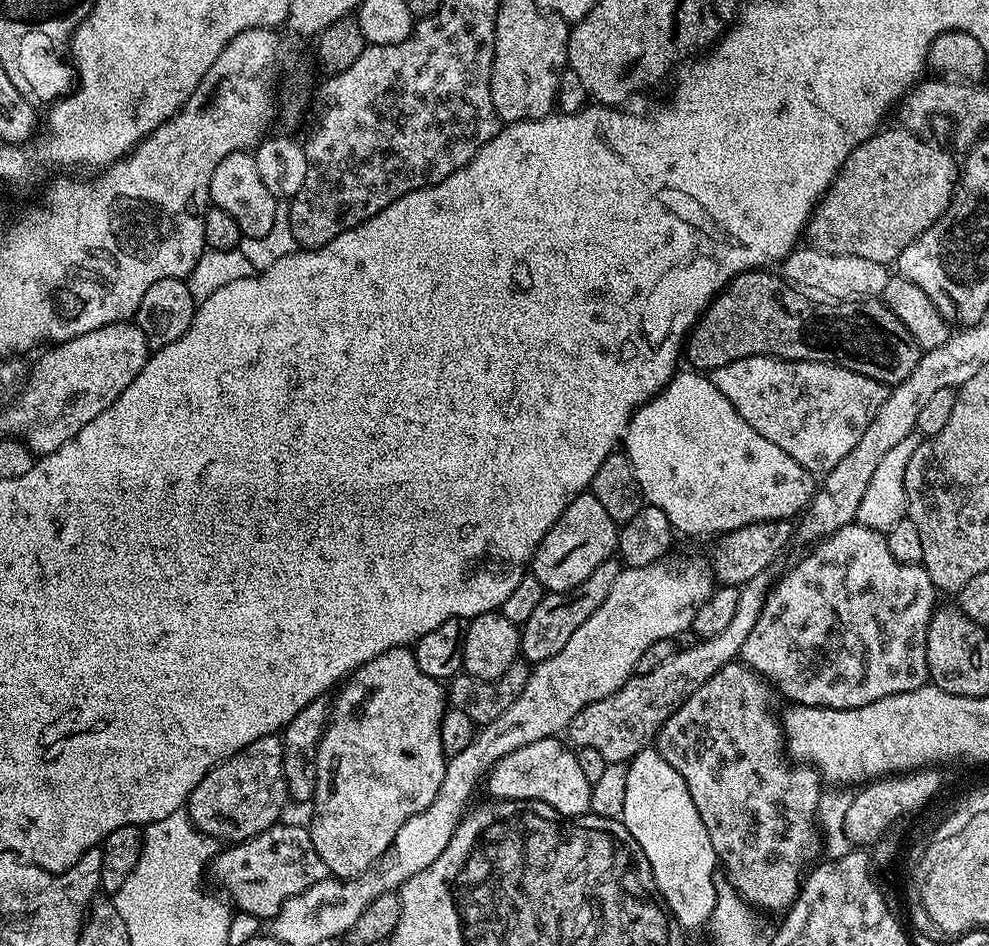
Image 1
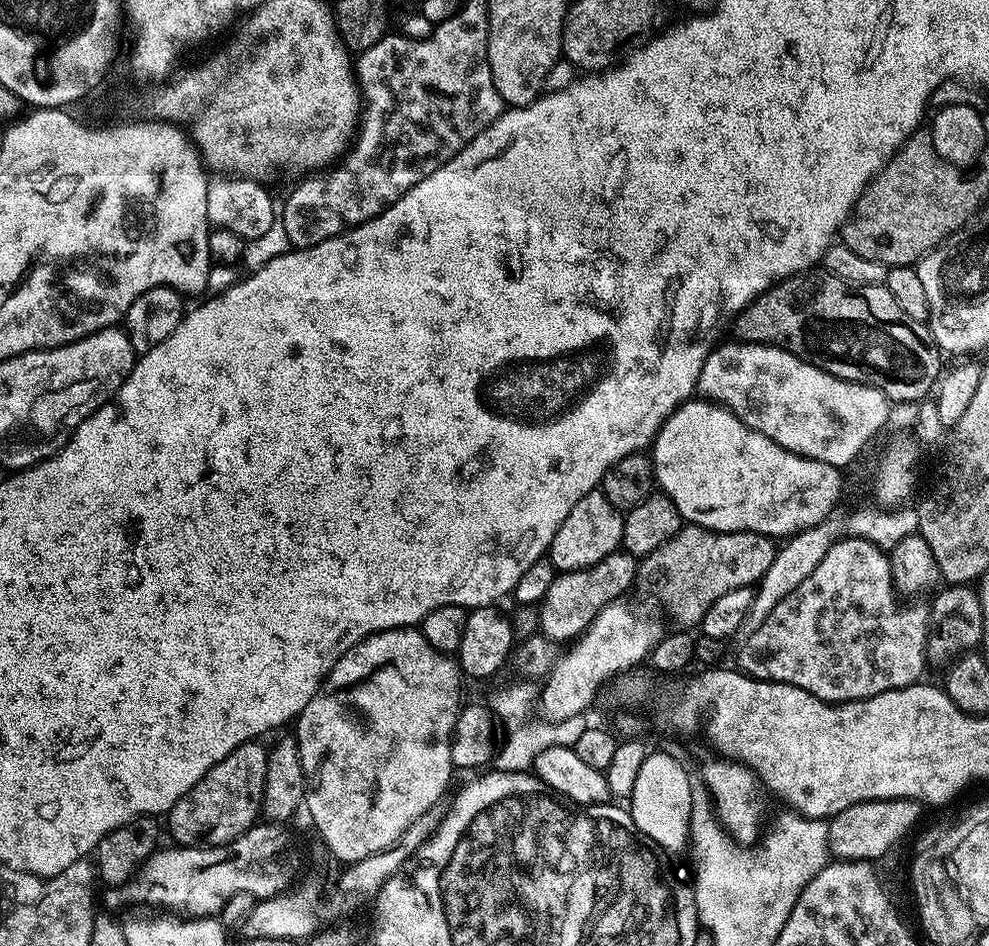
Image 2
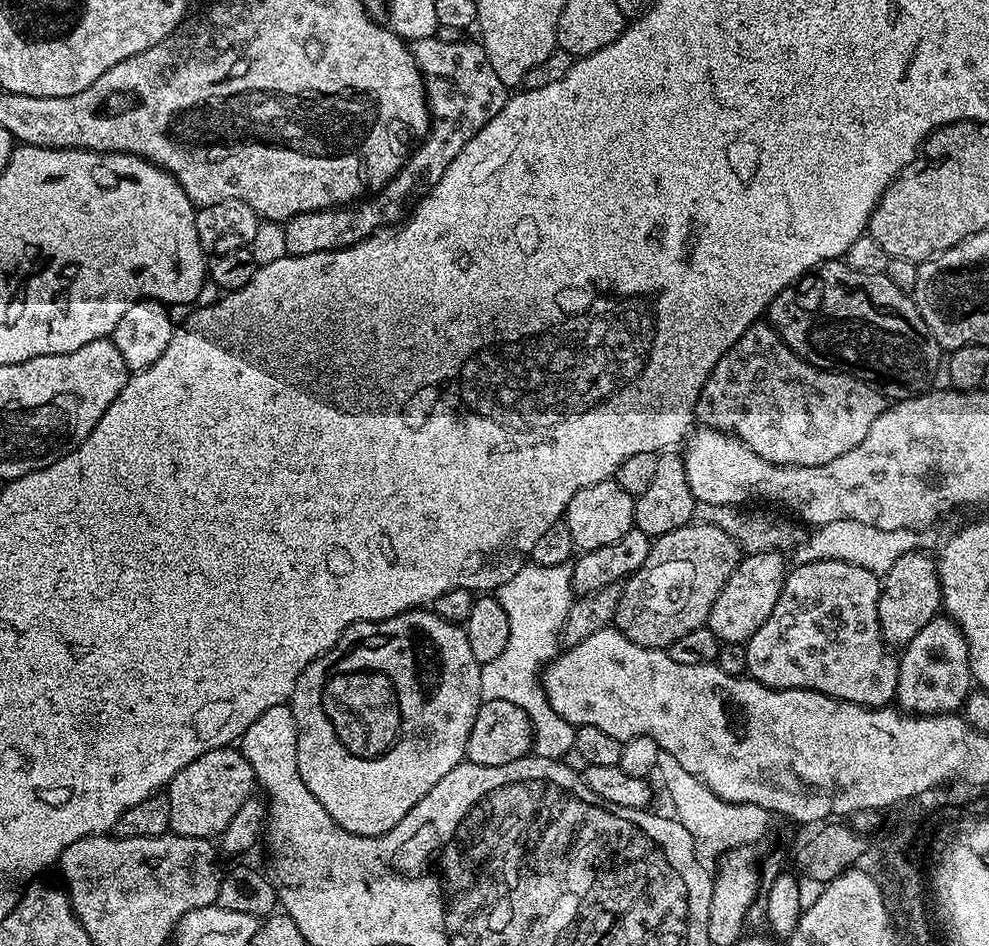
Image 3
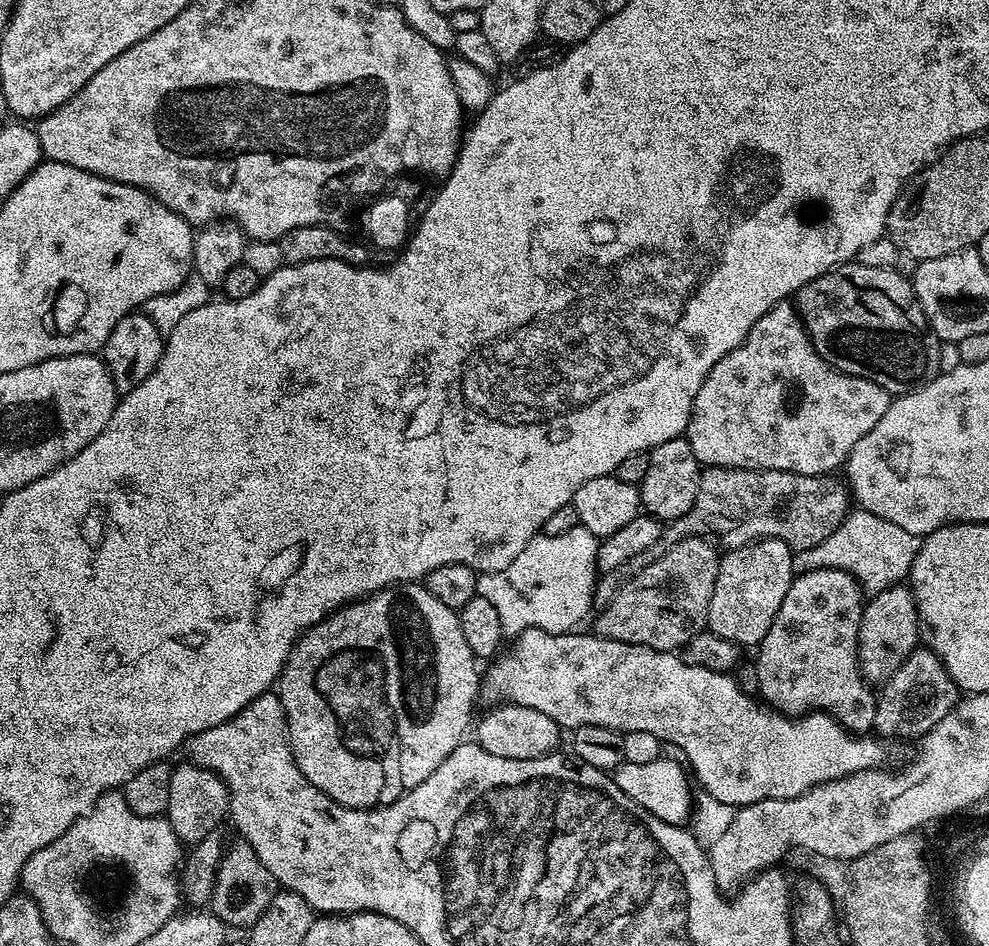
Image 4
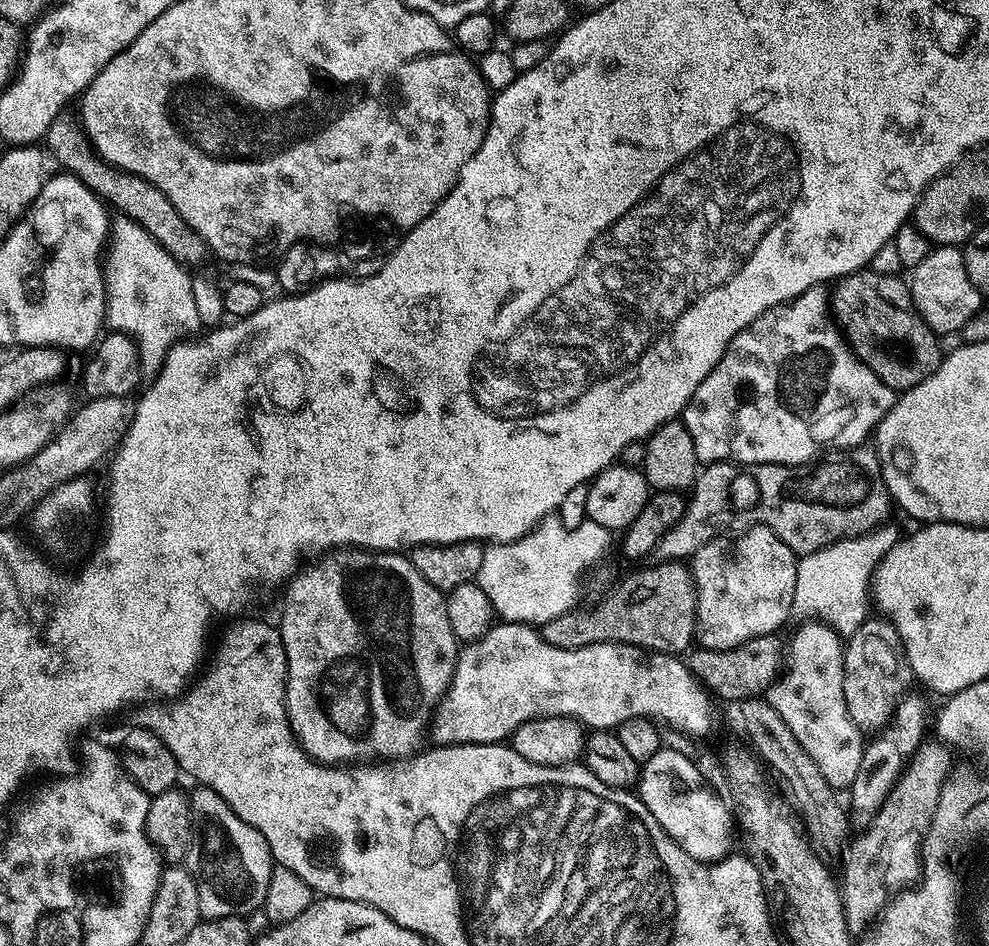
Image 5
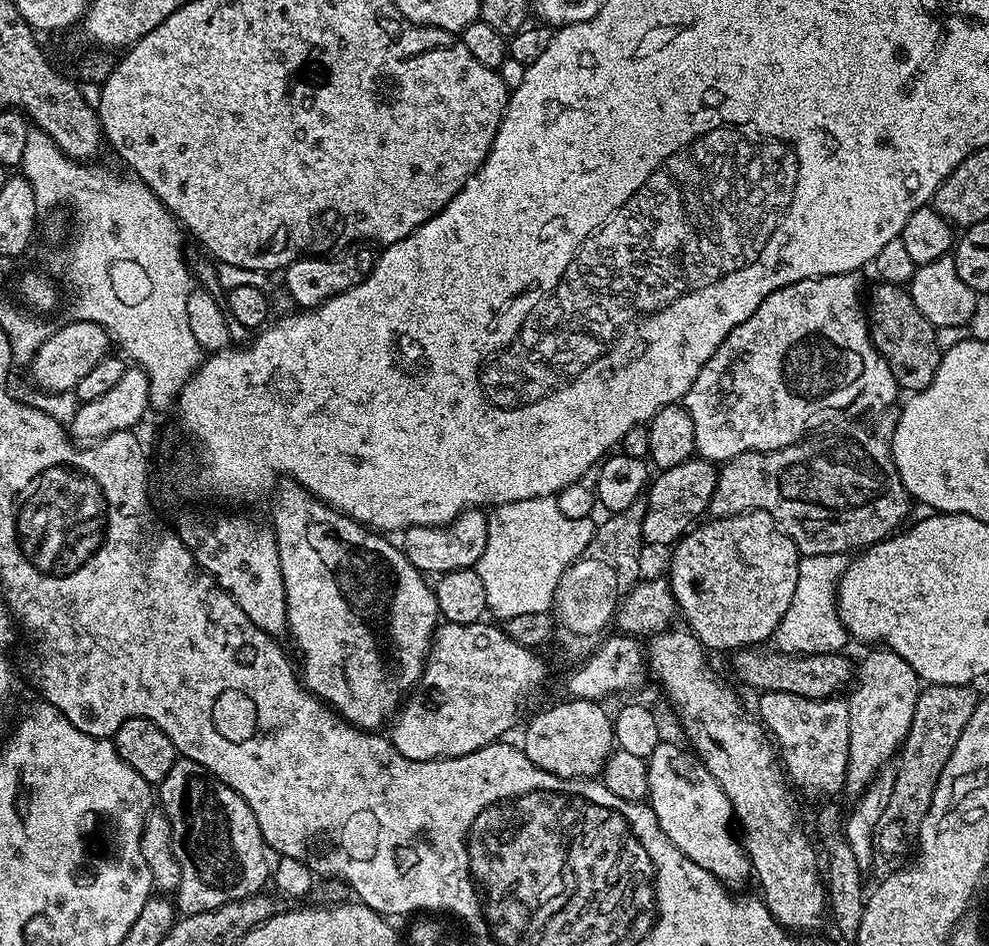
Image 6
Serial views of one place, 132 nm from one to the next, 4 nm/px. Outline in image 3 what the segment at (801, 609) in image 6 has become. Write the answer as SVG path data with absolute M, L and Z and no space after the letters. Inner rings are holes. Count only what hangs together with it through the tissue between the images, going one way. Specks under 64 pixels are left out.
M853 520L822 524L813 532L816 533L813 536L811 533L791 553L793 565L819 560L841 560L854 566L862 566L862 570L883 574L890 570L890 566L894 566L894 562L898 562L898 558L911 552L922 552L937 547L935 531L932 530L878 530L878 526L866 526L866 522Z

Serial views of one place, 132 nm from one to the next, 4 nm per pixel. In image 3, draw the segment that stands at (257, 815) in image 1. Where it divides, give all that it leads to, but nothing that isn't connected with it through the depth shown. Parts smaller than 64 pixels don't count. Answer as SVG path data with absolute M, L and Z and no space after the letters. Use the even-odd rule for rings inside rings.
M235 747L215 748L190 762L166 785L166 795L170 802L170 829L177 836L189 836L190 838L219 837L222 830L226 830L226 825L230 823L230 818L238 814L238 806L246 802L249 796L253 795L257 787L256 775L244 755Z

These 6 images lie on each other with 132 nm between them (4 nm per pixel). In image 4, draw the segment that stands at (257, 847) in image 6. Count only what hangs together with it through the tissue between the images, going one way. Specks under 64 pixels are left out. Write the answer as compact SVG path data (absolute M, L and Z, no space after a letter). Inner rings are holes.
M243 842L229 843L224 850L220 865L216 867L216 881L212 884L210 911L217 916L225 926L232 924L241 930L247 929L270 906L270 898L278 890L270 870L262 866L262 858L254 854L249 844Z

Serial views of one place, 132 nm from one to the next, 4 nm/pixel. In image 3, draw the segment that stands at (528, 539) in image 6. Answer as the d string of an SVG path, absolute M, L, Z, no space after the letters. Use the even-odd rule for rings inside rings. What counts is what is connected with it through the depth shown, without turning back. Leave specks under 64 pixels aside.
M531 562L525 563L522 570L518 570L518 574L514 574L514 578L510 578L510 582L506 582L501 588L495 589L494 595L500 601L502 610L506 610L506 618L510 618L510 642L506 642L506 650L502 650L502 654L498 654L498 658L494 658L494 662L486 662L480 669L482 674L482 701L485 700L501 700L502 702L514 702L514 706L522 706L522 710L526 710L526 714L532 723L532 752L542 758L550 758L551 760L564 760L567 752L571 753L576 747L576 730L577 725L566 722L564 718L559 716L557 712L550 706L550 702L544 696L543 683L538 679L541 675L545 664L557 655L558 645L560 644L560 633L564 631L564 623L566 622L566 614L570 610L574 599L574 585L572 583L572 570L567 563L554 566L542 566Z

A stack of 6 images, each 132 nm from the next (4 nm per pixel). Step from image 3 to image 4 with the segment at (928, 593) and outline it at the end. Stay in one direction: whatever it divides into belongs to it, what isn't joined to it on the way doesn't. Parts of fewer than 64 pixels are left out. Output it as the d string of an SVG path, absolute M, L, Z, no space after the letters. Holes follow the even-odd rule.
M903 583L895 584L875 593L865 603L864 613L858 630L858 658L860 673L873 686L883 685L906 662L910 653L915 652L920 640L920 619L916 613L916 601Z

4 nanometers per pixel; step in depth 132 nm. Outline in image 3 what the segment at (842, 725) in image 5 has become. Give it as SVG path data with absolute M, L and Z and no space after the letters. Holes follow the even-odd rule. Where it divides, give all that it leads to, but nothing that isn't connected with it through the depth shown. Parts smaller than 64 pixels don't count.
M819 560L795 565L785 575L782 594L778 594L778 602L774 610L770 610L770 618L758 626L758 630L746 641L747 675L765 688L805 688L832 696L835 700L849 700L852 704L861 704L863 708L883 708L891 705L896 696L898 684L898 666L900 661L897 653L886 643L880 634L880 619L878 618L878 598L880 597L881 577L870 570L862 570L862 566L854 566L841 560Z

